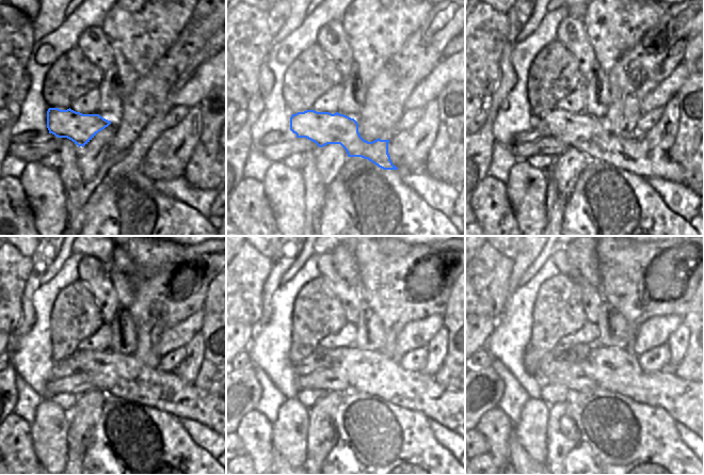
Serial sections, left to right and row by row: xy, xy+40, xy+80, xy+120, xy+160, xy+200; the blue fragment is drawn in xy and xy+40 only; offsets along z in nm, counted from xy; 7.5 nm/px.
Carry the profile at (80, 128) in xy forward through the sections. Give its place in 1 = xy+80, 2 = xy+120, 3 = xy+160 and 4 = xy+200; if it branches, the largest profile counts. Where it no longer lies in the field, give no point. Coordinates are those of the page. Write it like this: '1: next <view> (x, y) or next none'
1: next xy+80 (587, 133)
2: next xy+120 (134, 381)
3: next xy+160 (385, 378)
4: next xy+200 (681, 398)

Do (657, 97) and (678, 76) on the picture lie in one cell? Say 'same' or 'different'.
same

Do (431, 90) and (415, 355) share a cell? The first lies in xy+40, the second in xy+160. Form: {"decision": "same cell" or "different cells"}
{"decision": "different cells"}

